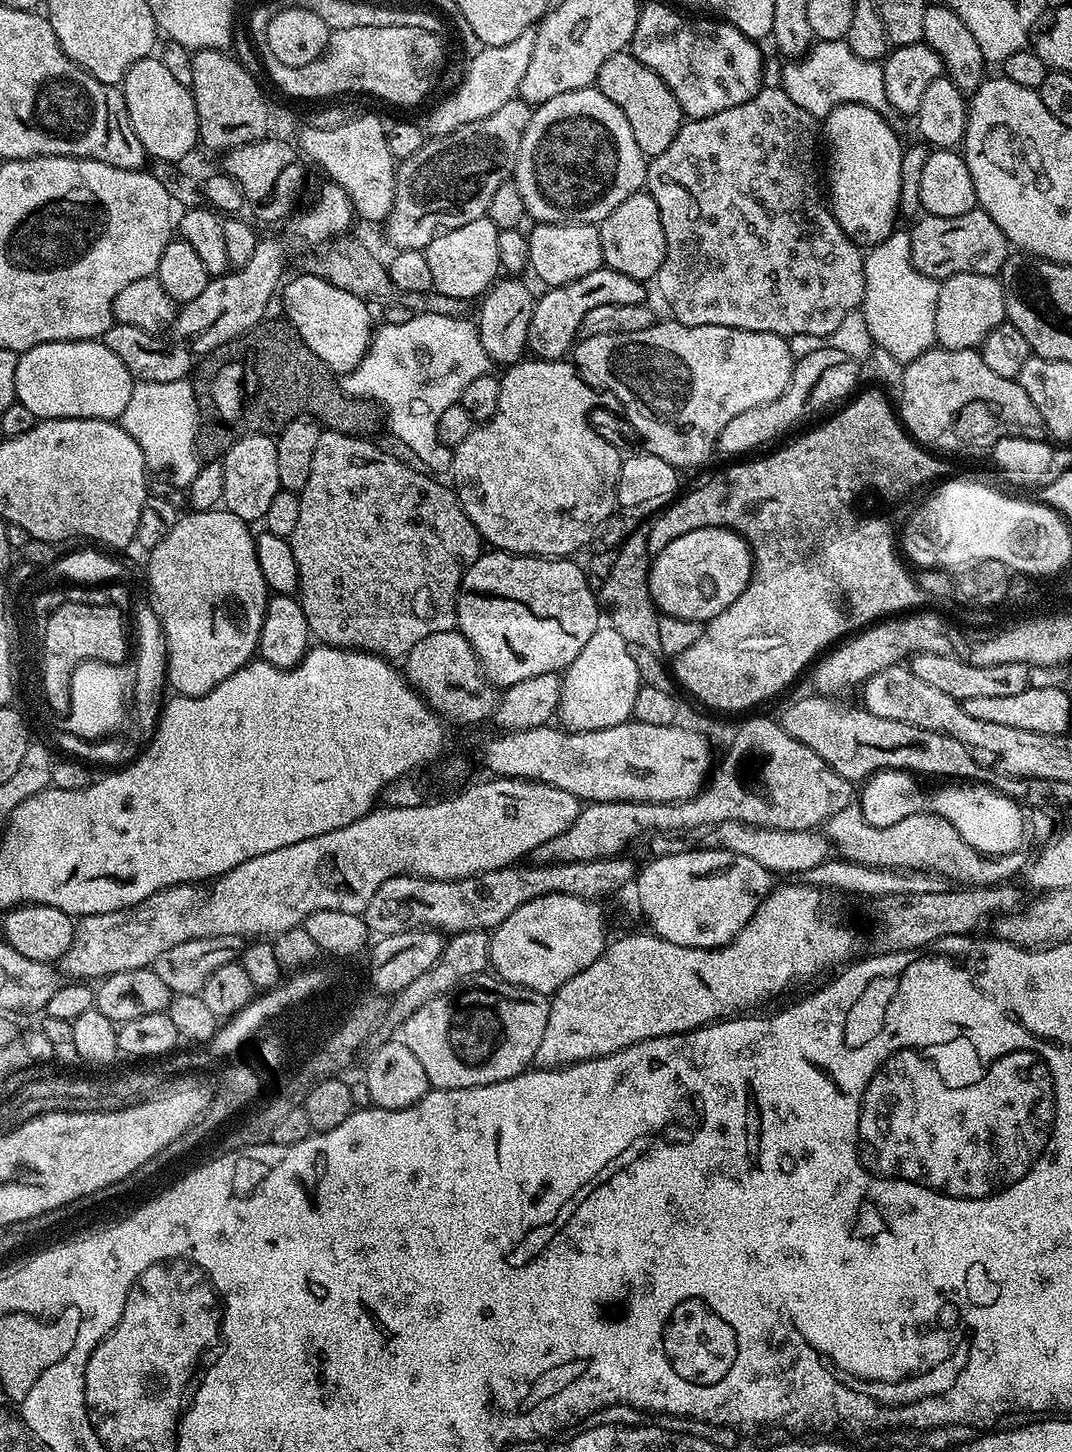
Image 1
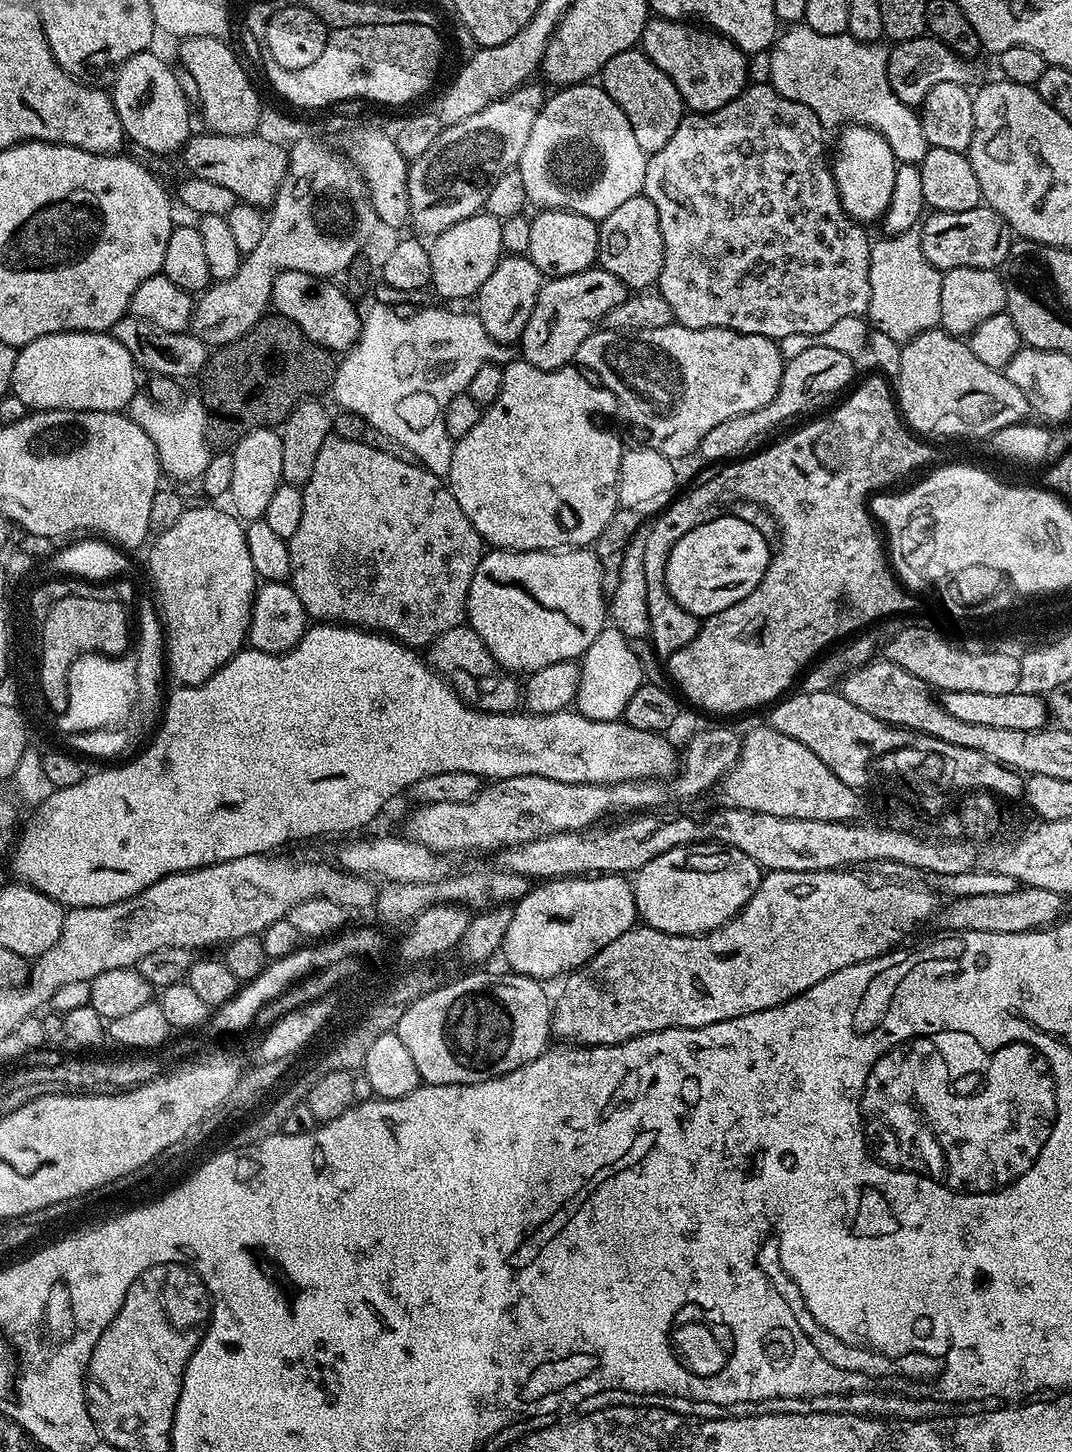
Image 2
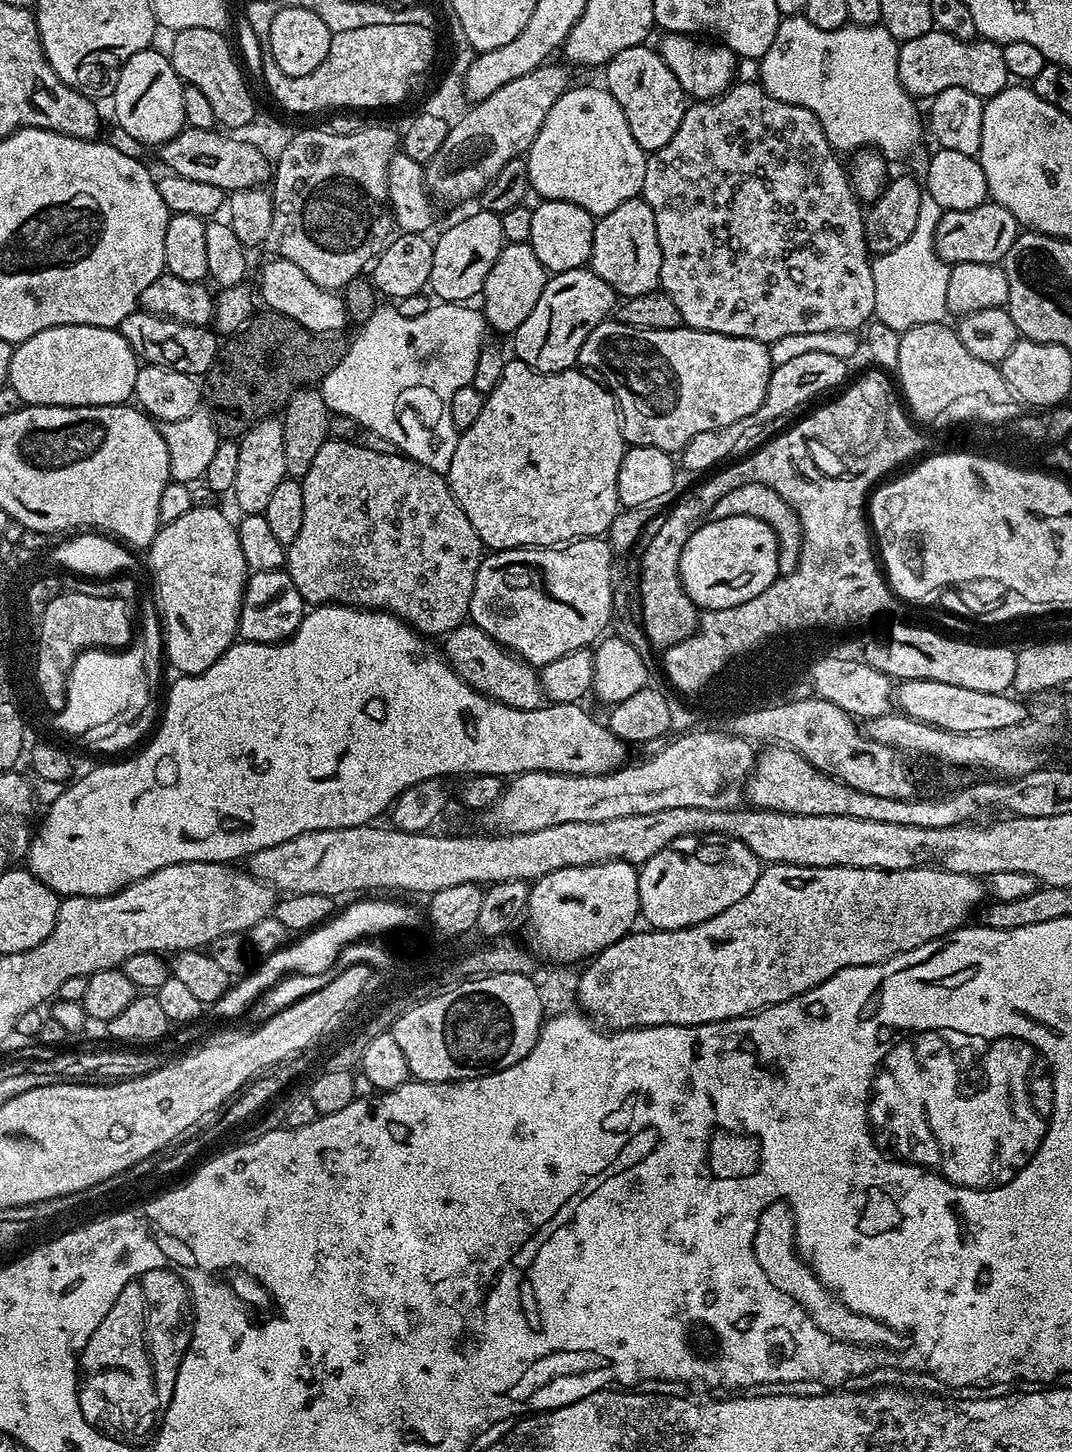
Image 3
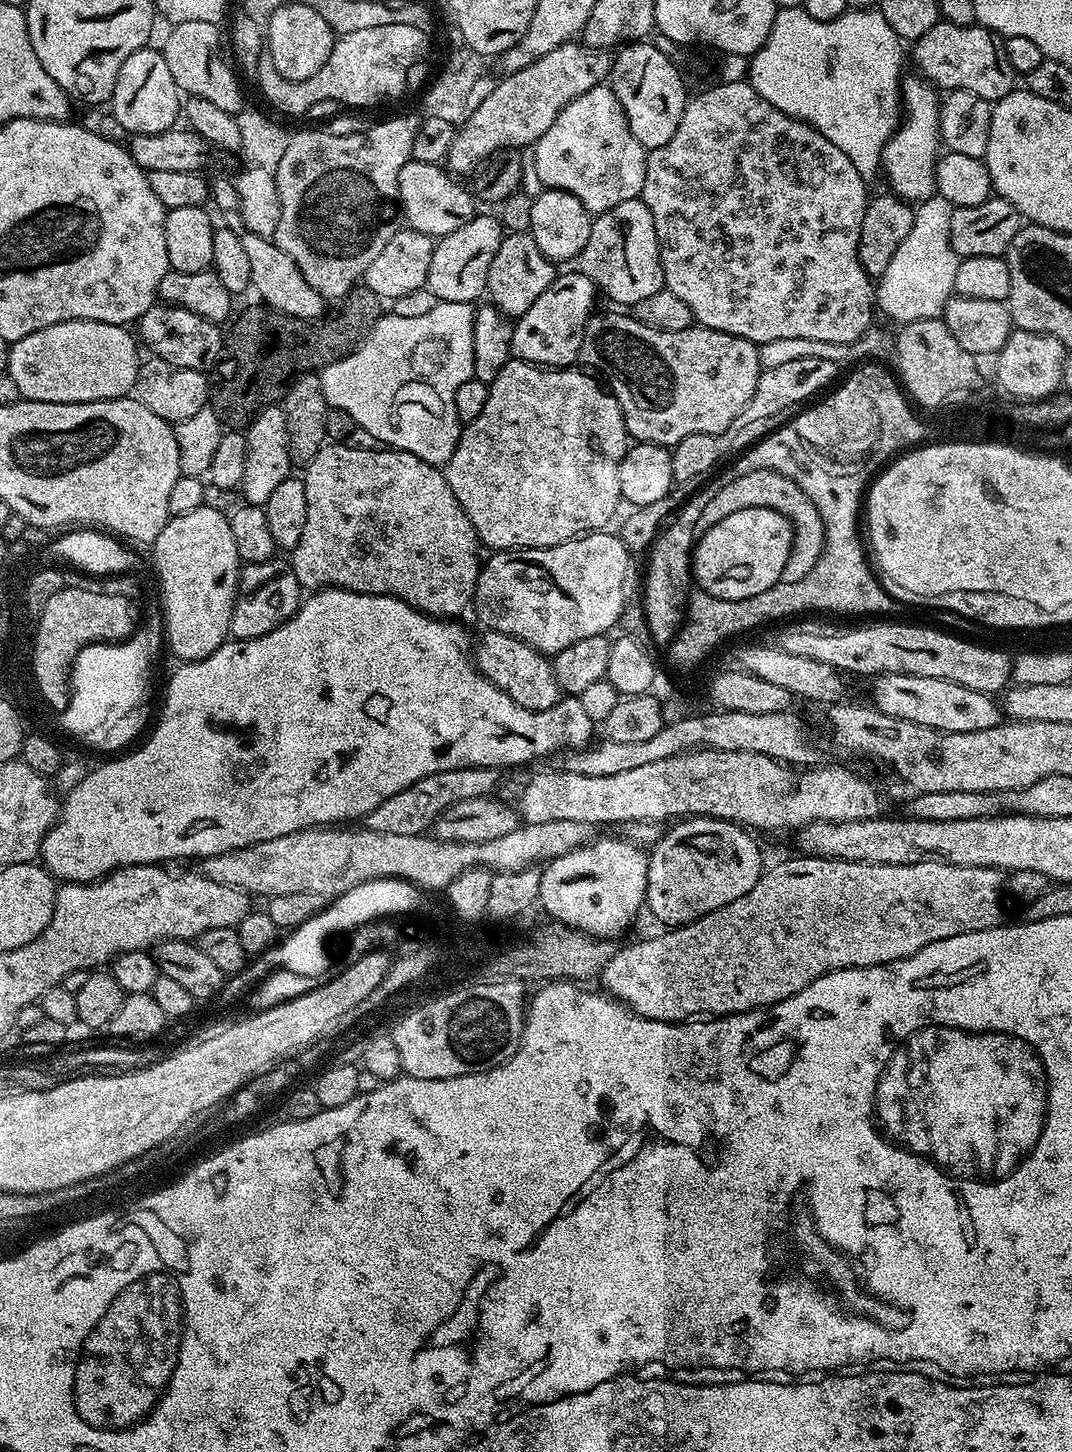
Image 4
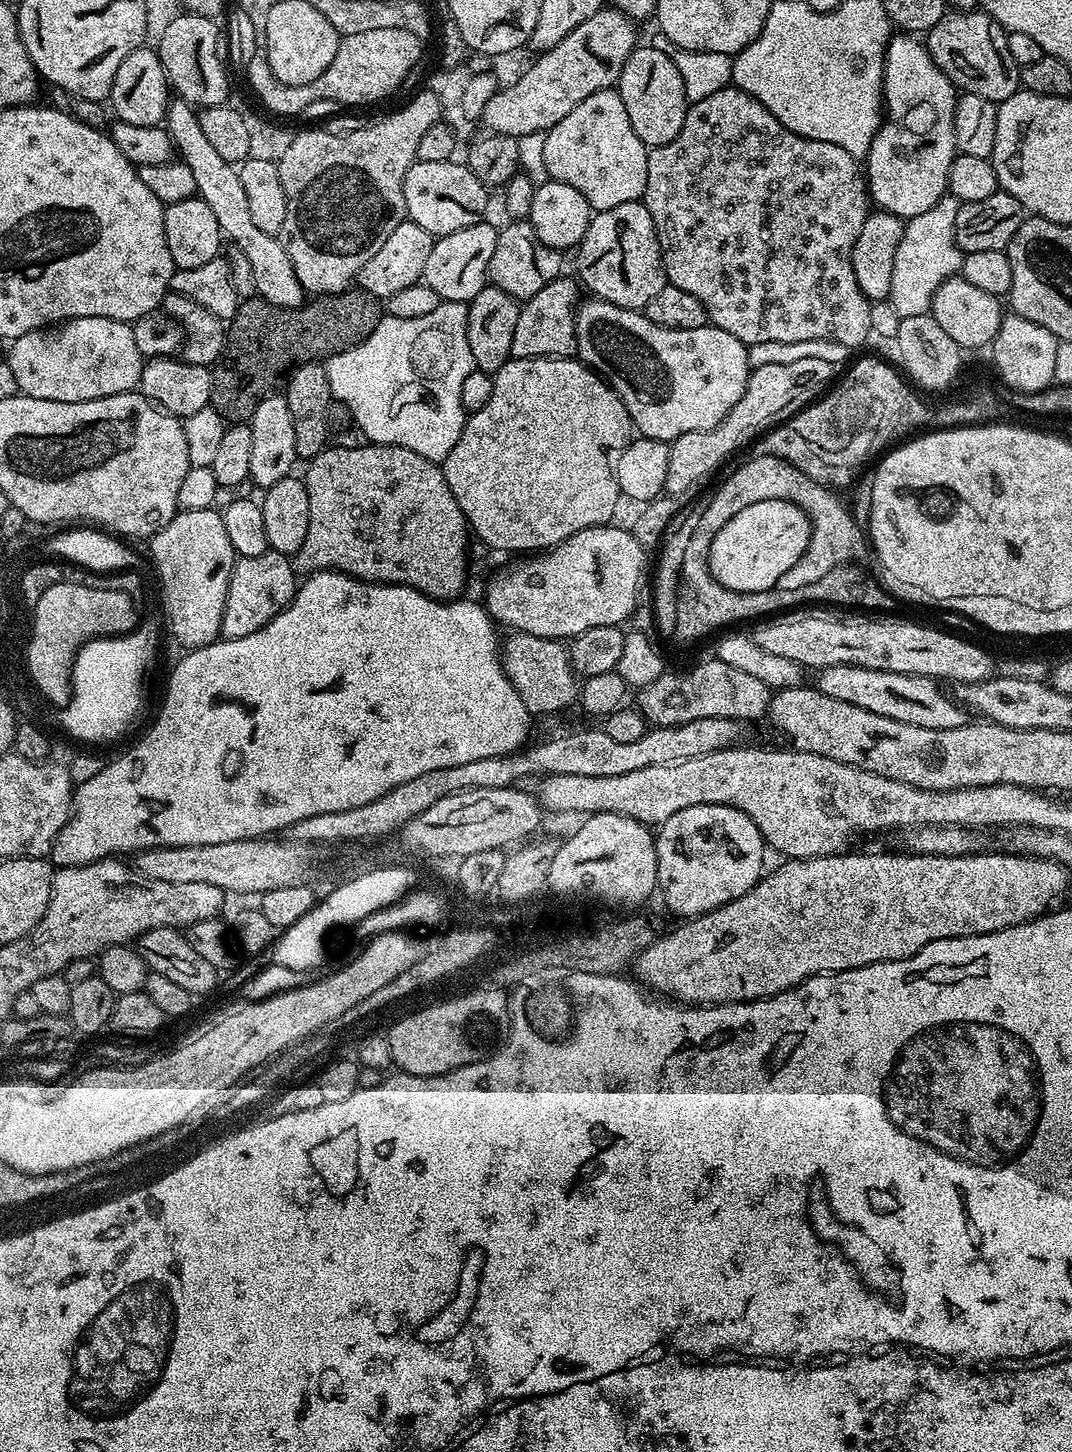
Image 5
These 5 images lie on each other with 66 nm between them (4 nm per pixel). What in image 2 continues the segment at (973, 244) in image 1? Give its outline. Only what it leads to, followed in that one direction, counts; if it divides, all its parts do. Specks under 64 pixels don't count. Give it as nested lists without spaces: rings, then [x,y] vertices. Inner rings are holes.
[[[987,206],[957,212],[933,211],[923,217],[918,231],[926,262],[930,262],[930,266],[937,268],[941,274],[955,268],[999,269],[1014,242],[1012,227],[1005,222],[1002,214]]]

